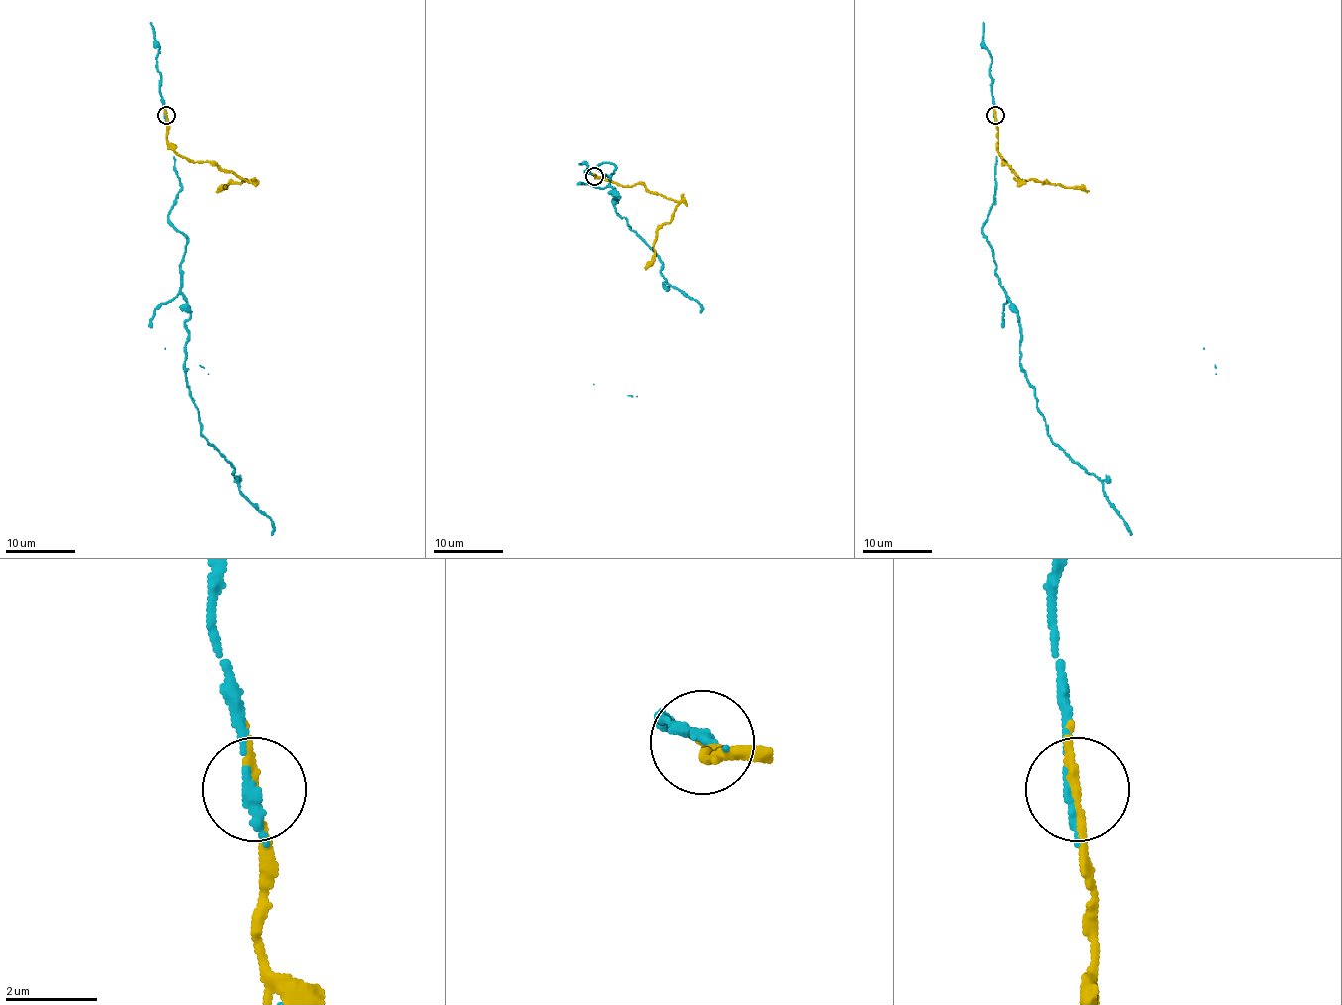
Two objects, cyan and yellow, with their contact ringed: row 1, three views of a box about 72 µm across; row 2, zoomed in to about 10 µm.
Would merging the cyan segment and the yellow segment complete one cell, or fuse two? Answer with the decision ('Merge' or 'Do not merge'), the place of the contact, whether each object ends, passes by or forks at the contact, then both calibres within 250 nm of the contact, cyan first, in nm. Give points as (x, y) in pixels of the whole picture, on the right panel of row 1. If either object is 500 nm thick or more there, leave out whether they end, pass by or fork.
Do not merge. Place: (995, 115). At the ring cyan ends. At the ring yellow passes by. Thickness 240 nm (cyan) against 160 nm

